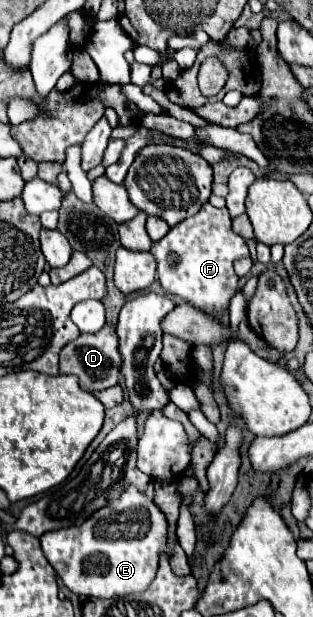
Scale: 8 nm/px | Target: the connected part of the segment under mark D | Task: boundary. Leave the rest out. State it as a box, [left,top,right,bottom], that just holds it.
[60,323,122,391]

